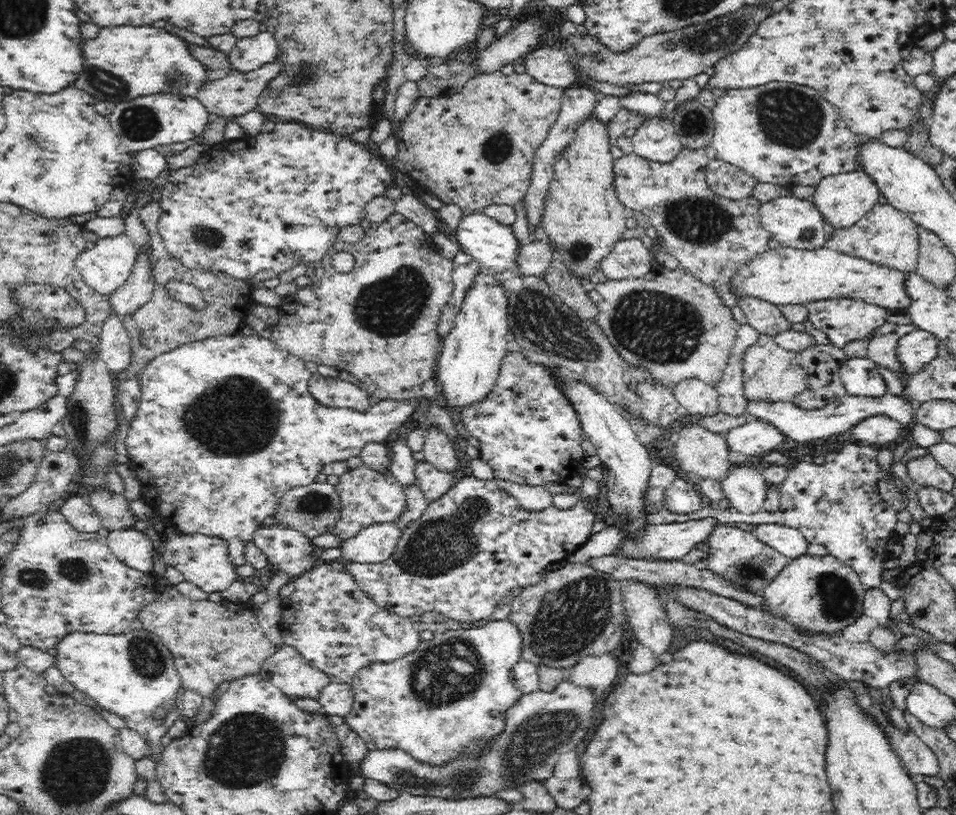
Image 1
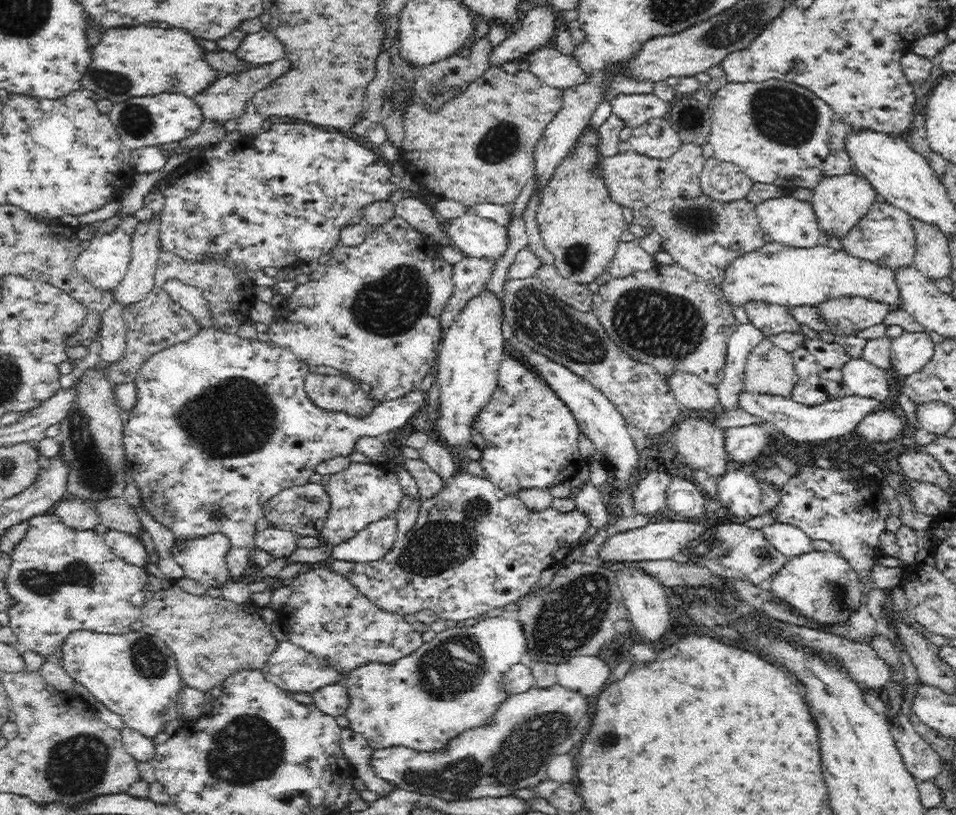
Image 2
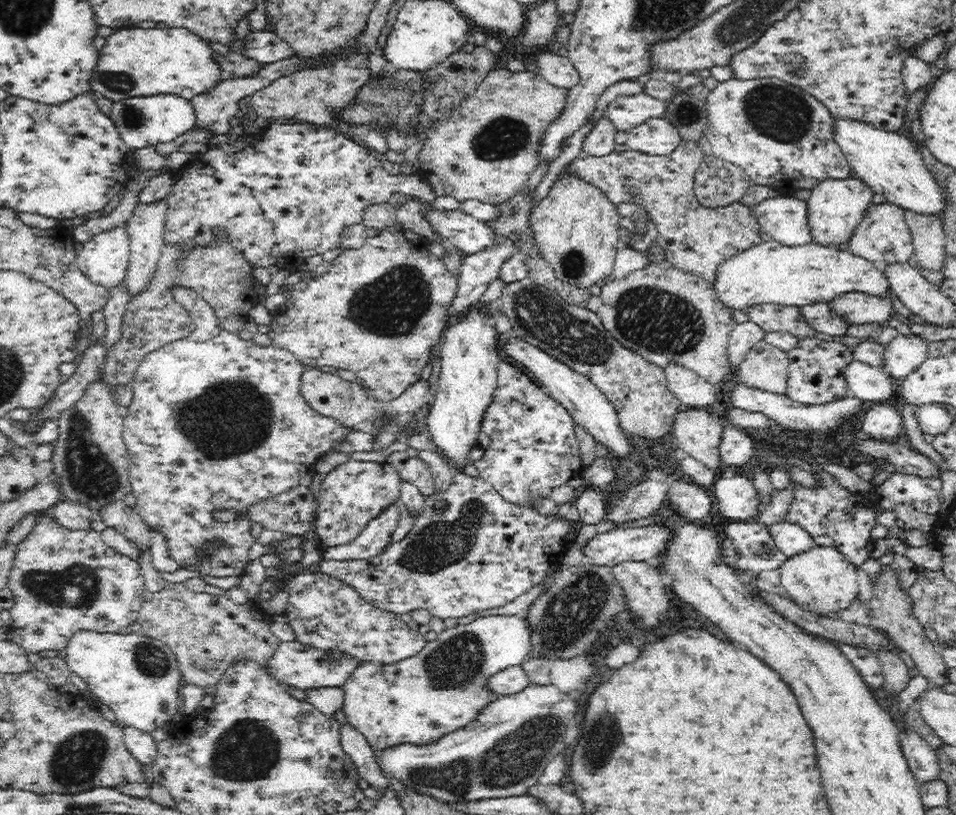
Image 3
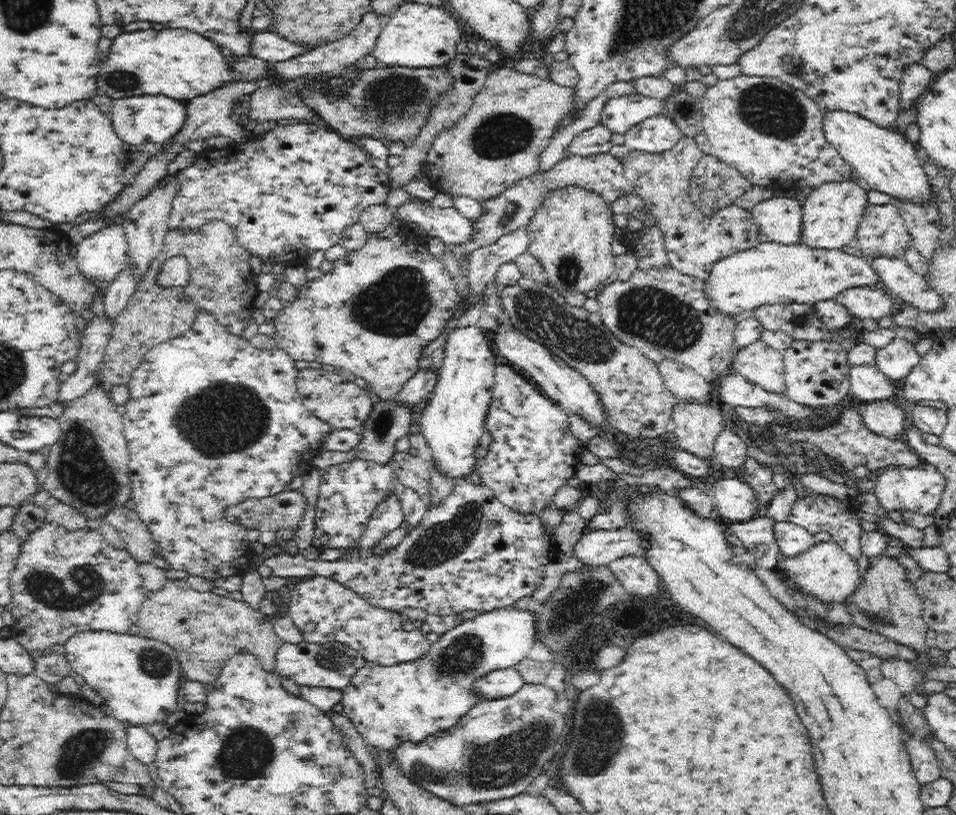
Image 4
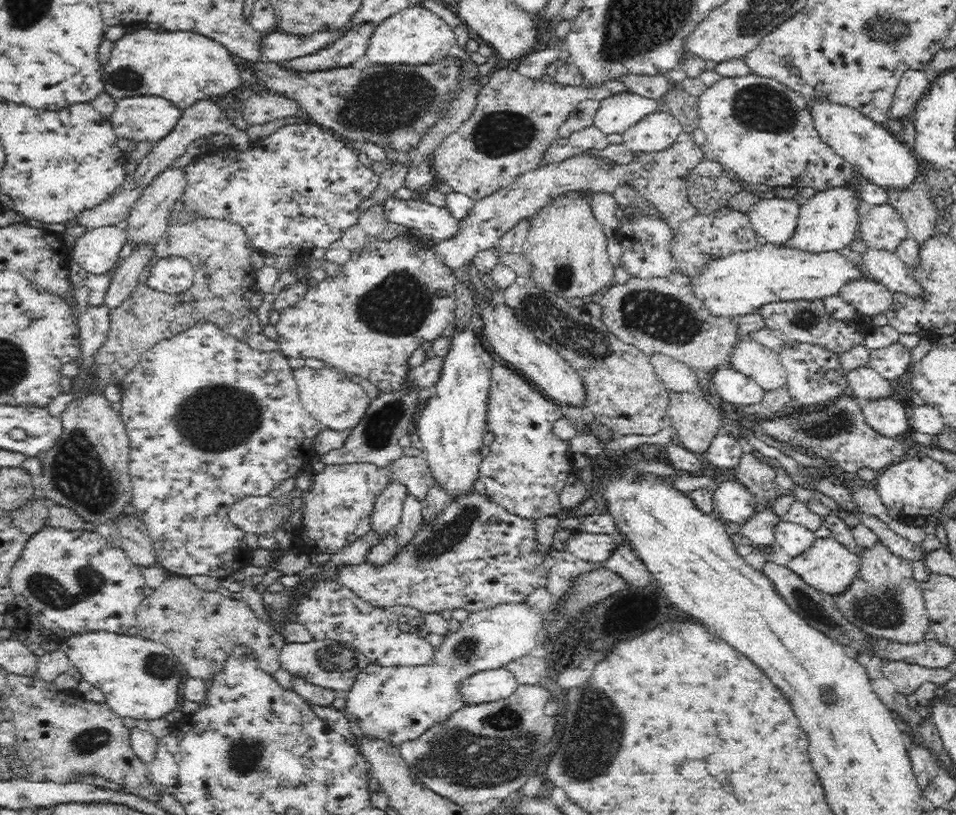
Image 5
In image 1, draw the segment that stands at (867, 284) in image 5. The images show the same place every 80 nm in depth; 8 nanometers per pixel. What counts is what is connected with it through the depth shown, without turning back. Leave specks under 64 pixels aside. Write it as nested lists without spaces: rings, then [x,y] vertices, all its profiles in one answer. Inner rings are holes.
[[[856,298],[827,299],[807,306],[810,309],[809,321],[828,335],[831,344],[842,348],[849,341],[868,338],[875,329],[887,322],[890,315],[890,310],[885,307]]]

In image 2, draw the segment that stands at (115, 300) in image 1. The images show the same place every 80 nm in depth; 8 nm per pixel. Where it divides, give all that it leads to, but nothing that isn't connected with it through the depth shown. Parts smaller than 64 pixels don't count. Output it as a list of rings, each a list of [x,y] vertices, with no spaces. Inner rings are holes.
[[[161,211],[152,212],[150,218],[139,220],[130,232],[131,261],[122,283],[114,289],[113,299],[124,306],[140,301],[154,287],[158,258],[163,251],[161,243]]]

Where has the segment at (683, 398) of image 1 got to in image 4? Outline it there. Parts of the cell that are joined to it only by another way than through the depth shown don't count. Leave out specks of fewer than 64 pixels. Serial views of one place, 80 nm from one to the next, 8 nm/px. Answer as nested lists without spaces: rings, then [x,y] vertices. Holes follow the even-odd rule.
[[[664,358],[660,359],[660,362],[656,362],[656,367],[667,388],[677,398],[706,402],[713,394],[713,383],[700,376],[688,365],[678,365],[676,362]]]

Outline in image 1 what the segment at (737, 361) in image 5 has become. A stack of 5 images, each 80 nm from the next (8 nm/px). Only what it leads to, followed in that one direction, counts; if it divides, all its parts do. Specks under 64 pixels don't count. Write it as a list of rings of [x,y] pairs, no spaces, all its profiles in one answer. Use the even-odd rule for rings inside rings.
[[[761,334],[760,340],[746,352],[743,362],[744,394],[746,398],[792,401],[794,394],[806,388],[806,373],[796,363],[796,356],[783,350],[769,335]]]

